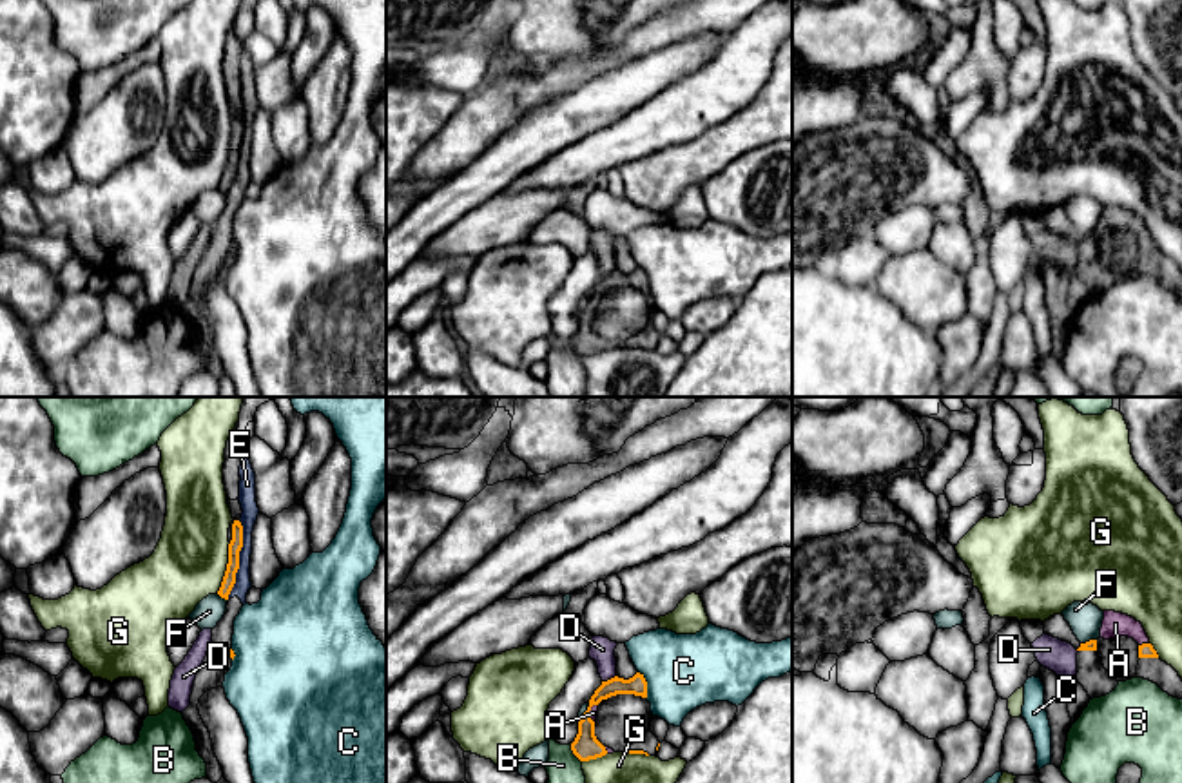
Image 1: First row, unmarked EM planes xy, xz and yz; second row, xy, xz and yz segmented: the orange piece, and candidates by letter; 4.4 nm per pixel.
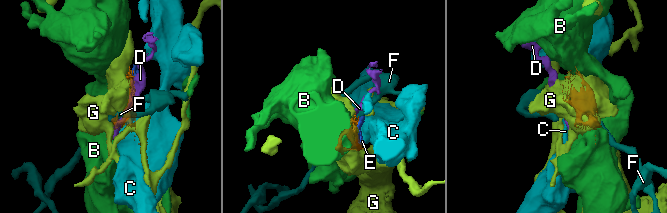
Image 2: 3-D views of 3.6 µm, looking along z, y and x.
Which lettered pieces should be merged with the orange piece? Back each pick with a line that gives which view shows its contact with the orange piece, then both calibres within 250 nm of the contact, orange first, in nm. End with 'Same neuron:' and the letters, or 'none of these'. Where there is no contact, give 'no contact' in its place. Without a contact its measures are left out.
A: contact in yz; calibres 60 and 110 nm
Same neuron: A

